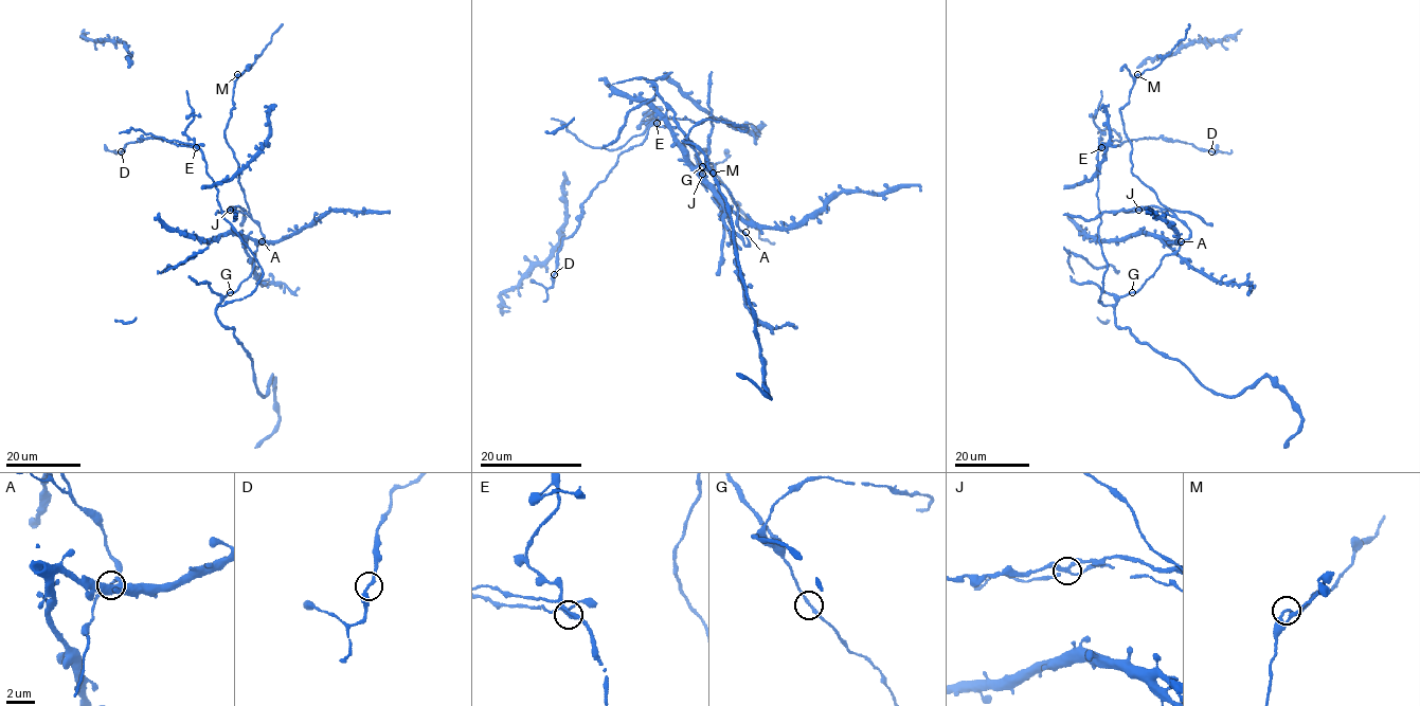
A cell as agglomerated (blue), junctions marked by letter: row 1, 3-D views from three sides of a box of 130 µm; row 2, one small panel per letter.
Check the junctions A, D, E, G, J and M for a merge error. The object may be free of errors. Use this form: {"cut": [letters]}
{"cut": ["J"]}

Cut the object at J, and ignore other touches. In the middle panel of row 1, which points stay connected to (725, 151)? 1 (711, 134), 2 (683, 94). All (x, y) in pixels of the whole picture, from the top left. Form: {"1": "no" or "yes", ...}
{"1": "no", "2": "yes"}

